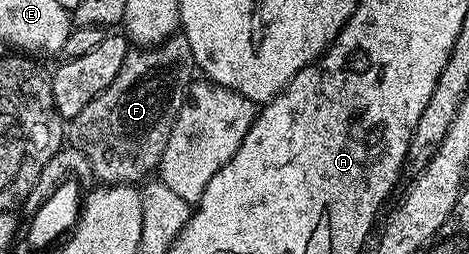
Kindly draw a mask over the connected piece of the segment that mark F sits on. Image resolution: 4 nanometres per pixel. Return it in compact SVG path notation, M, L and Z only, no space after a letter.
M181 32L159 46L127 49L116 80L112 80L80 116L69 119L69 137L70 134L74 137L73 145L84 155L88 170L99 178L99 183L107 186L138 184L157 171L172 124L192 81L193 60L192 48L188 48L186 35Z

